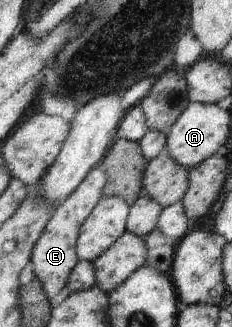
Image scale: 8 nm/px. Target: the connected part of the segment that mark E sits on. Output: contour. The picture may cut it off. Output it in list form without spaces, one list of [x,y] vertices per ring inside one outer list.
[[[101,165],[95,167],[80,184],[80,187],[65,201],[59,204],[53,213],[52,219],[45,227],[44,234],[37,241],[32,250],[34,271],[39,280],[42,280],[44,289],[49,298],[55,298],[68,286],[69,279],[76,266],[80,263],[76,246],[81,227],[92,214],[93,209],[104,197],[104,188],[108,183],[108,173]]]

